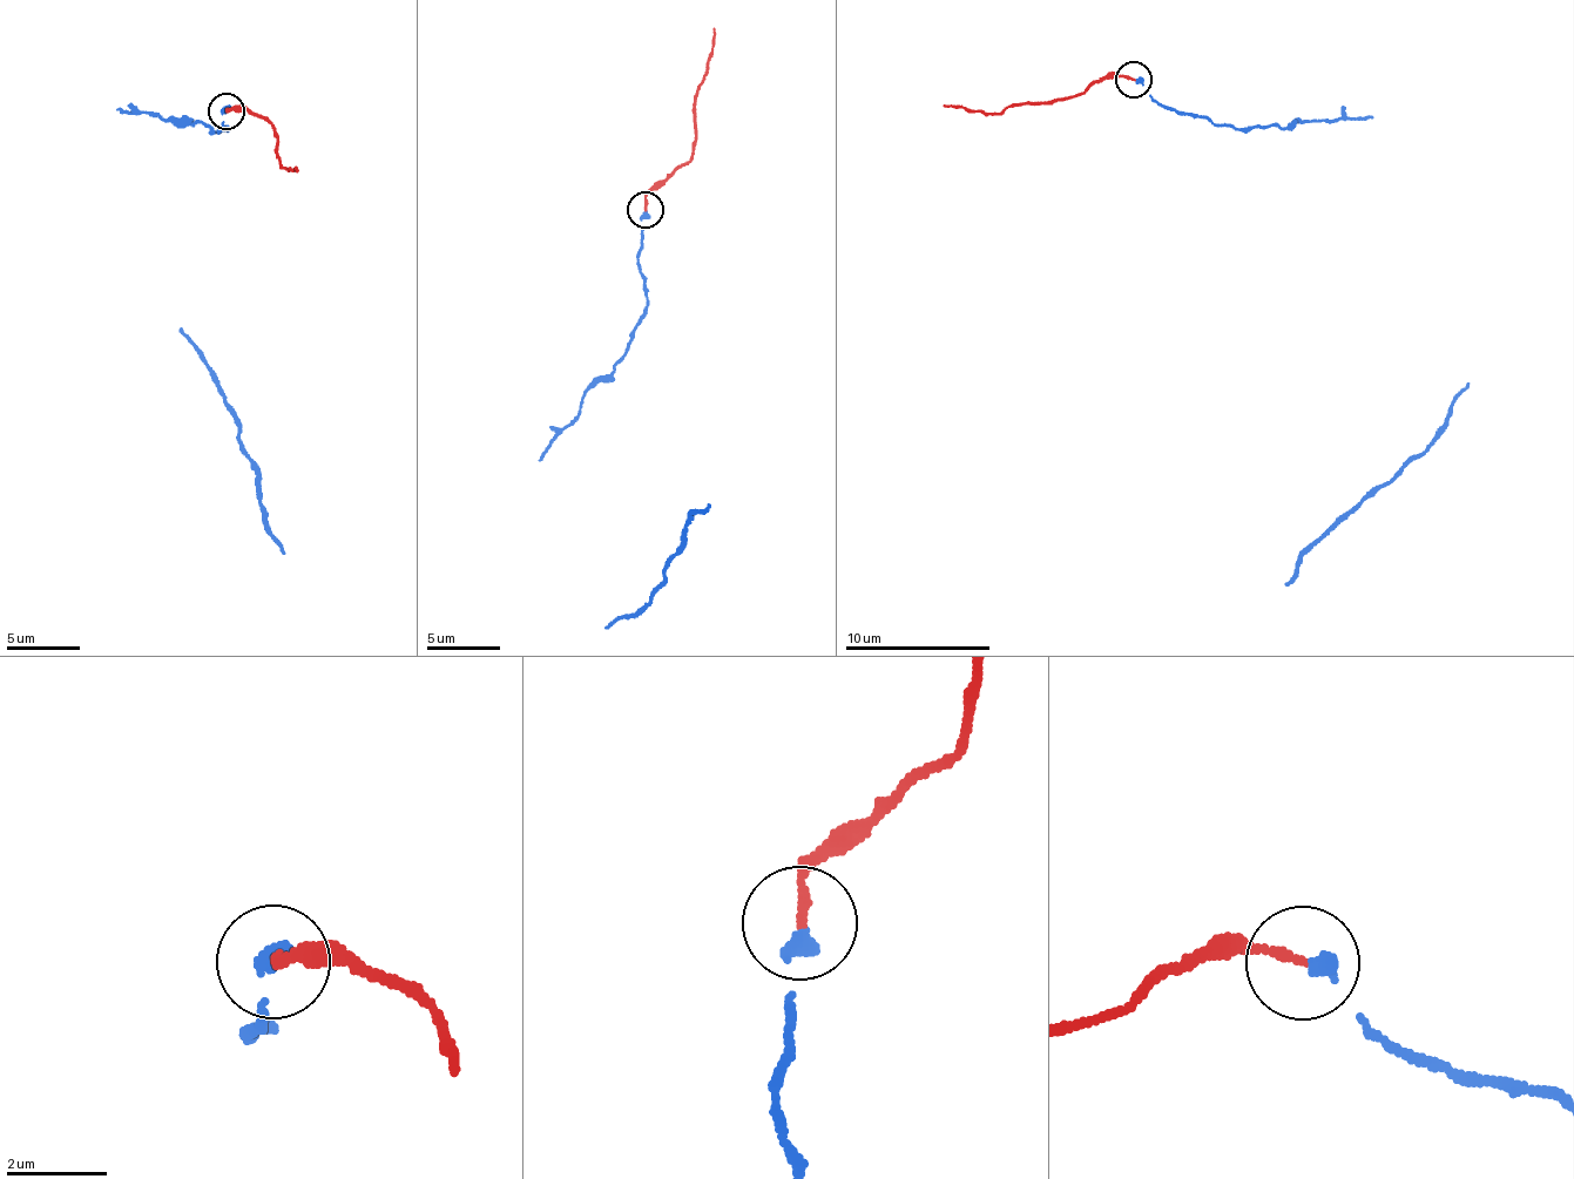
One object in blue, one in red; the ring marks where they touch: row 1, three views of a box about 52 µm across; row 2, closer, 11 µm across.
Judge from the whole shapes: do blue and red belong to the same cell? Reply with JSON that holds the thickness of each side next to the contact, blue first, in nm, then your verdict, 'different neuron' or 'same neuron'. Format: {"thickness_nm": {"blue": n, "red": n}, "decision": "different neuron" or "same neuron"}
{"thickness_nm": {"blue": 340, "red": 180}, "decision": "same neuron"}

